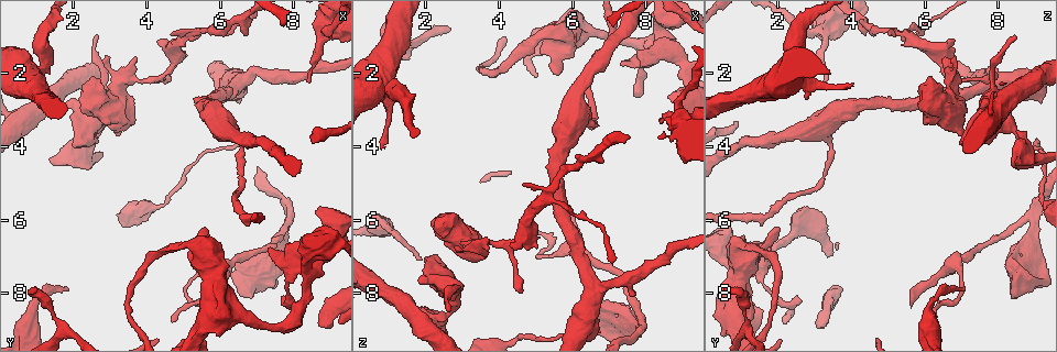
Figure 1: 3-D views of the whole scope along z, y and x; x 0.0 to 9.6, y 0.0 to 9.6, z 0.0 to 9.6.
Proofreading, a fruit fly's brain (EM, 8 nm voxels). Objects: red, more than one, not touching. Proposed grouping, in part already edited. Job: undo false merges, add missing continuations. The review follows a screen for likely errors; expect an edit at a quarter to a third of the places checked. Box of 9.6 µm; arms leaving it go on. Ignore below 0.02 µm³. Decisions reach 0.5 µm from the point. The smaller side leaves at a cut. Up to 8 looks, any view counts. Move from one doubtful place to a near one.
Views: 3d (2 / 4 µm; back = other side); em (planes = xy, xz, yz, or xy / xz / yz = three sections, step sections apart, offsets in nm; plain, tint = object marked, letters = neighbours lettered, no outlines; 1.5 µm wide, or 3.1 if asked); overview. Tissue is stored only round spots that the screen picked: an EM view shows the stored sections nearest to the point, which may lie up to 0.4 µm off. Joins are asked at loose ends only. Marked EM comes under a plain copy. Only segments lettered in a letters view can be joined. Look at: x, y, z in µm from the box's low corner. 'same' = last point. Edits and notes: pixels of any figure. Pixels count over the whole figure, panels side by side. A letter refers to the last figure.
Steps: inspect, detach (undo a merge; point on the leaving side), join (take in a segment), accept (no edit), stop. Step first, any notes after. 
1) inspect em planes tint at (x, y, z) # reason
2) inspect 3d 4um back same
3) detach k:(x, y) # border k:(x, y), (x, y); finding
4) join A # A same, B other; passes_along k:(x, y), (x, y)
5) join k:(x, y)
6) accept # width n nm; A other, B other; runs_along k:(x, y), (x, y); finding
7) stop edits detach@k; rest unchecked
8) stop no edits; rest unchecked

inspect em yz step 4 tint at (5.30, 0.95, 5.45) # a narrow waist

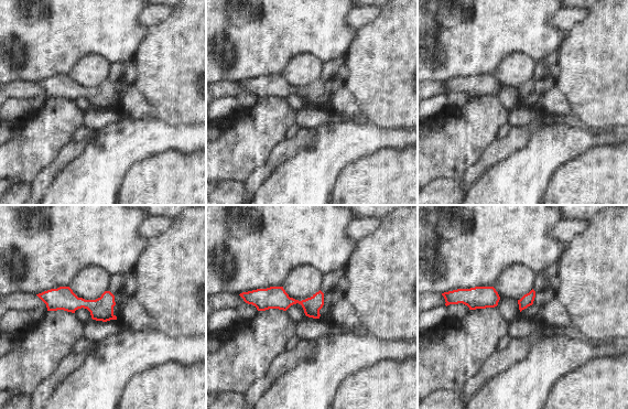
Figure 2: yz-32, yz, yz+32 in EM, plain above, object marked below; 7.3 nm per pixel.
inspect em yz step 4 letters same # see the neighbours

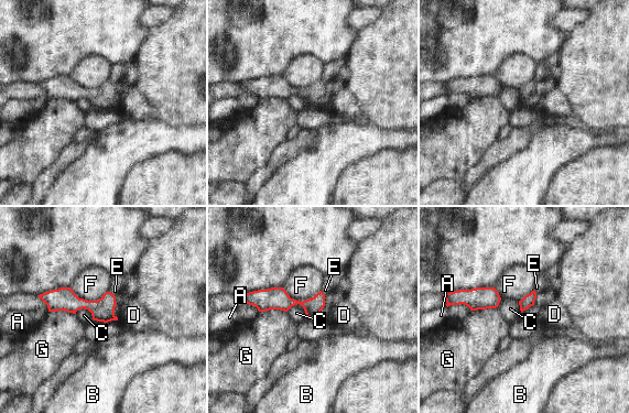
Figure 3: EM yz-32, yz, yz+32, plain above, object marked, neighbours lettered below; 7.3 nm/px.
accept # width 100 nm; A other, B other, C other, D other, E other, F other, G other; runs_along 3:(43, 296), (88, 304), (112, 317); all the same cell

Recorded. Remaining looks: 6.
inspect 3d 4um at (3.75, 1.55, 6.50)

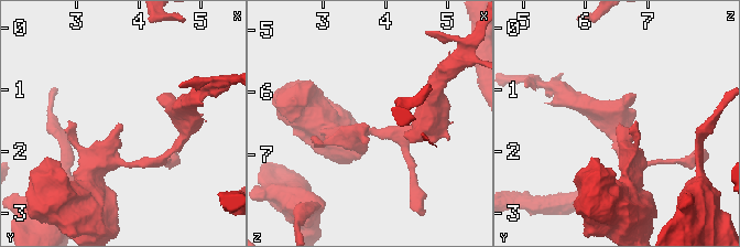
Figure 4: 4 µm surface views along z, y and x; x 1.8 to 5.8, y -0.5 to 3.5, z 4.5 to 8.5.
inspect em yz step 8 letters at (3.70, 1.60, 6.50)

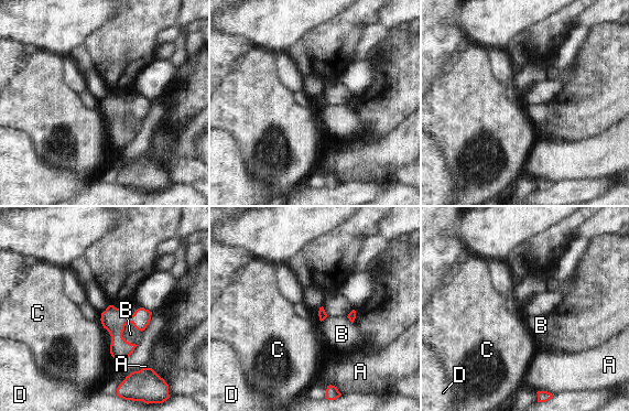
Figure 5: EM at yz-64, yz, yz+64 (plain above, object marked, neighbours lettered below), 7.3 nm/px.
accept # longest_contact B 190 nm; A other, B other, C other, D other; no lettered segment goes on from it

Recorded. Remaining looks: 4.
inspect em yz step 4 letters at (2.60, 0.95, 8.40) # thin end

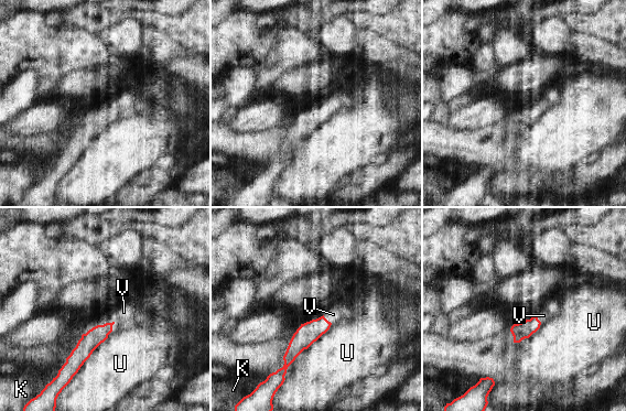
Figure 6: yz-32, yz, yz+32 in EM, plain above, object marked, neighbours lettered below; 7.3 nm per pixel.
join V # K other, U other, V same; passes_along 6:(306, 334), (326, 320), (333, 314); the cell continues

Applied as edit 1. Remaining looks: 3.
stop edits join@6; rest unchecked

